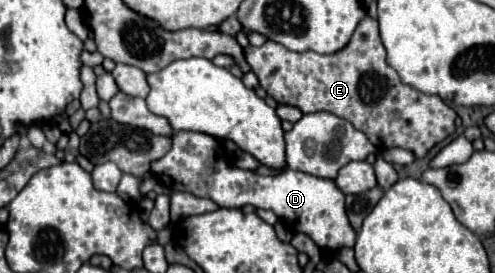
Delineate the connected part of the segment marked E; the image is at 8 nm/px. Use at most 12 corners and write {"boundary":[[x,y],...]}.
{"boundary":[[378,22],[334,54],[244,48],[278,104],[332,112],[418,158],[456,130],[402,84]]}

